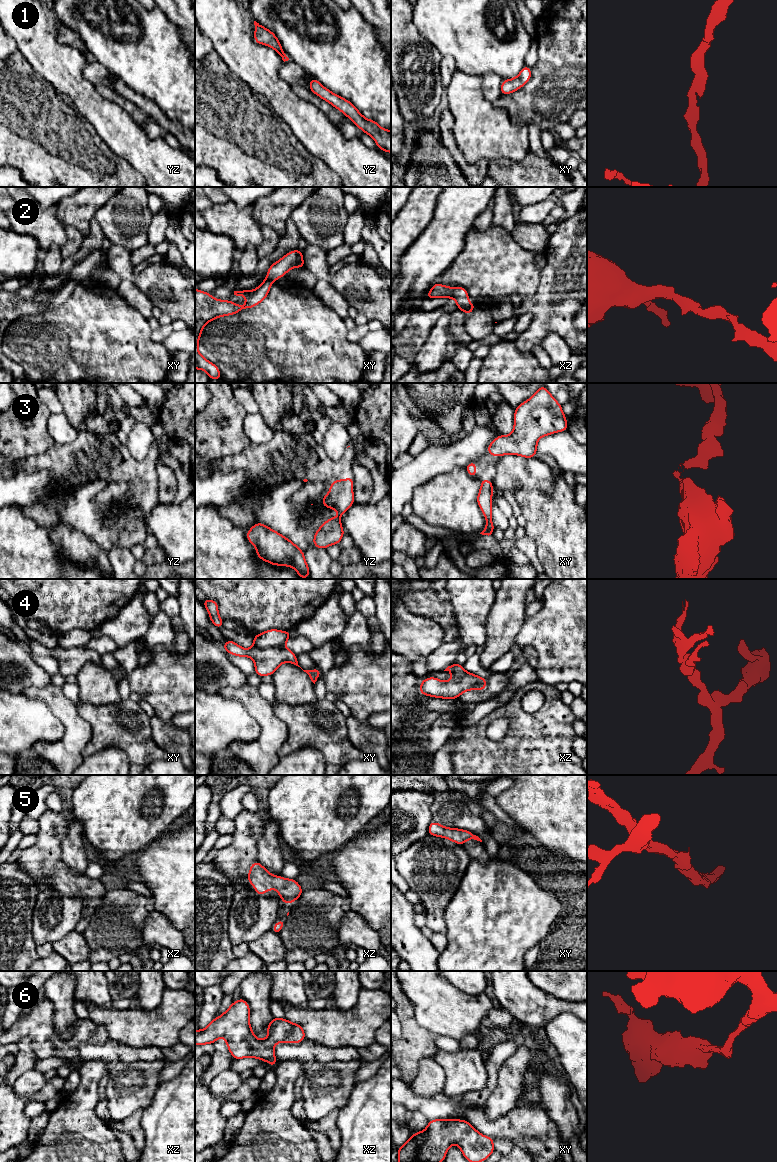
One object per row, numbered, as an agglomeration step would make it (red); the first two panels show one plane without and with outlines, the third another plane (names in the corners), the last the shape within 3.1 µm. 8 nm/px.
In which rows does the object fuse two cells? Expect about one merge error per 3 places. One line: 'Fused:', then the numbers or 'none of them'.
Fused: 4

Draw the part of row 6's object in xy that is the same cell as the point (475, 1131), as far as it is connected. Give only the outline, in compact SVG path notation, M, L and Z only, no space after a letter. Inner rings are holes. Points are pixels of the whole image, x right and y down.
M435 1119L428 1122L425 1130L413 1133L409 1140L397 1148L398 1162L444 1162L449 1147L457 1144L469 1162L485 1161L494 1151L494 1138L480 1134L469 1122L455 1119Z

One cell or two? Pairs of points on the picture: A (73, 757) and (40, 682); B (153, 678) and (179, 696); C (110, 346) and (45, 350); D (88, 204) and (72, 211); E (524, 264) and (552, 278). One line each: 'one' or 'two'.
A: two
B: one
C: one
D: one
E: two

